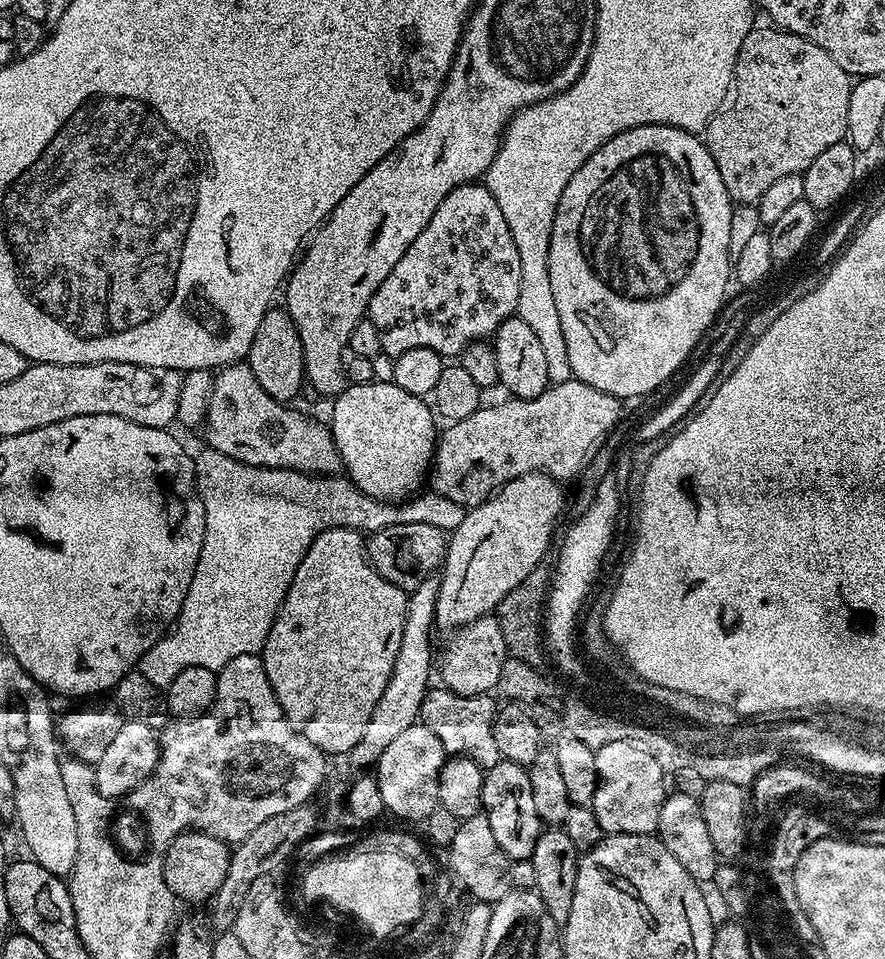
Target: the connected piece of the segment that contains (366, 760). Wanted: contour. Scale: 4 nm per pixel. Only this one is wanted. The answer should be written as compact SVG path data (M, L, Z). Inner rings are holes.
M439 579L423 580L417 588L408 592L408 609L405 625L402 626L402 642L398 645L398 658L394 660L394 670L390 674L390 682L386 682L386 690L382 690L382 698L378 698L378 706L374 706L374 714L370 714L370 722L366 722L366 730L350 753L350 759L364 770L375 765L382 750L398 738L398 734L410 730L410 726L420 719L422 698L430 687L428 679L434 676L434 652L432 656L432 632L436 623L436 599L440 589Z

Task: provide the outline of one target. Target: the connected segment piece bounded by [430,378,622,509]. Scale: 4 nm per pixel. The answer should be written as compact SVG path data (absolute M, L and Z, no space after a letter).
M575 378L561 384L552 384L538 398L504 398L501 404L492 404L489 408L488 405L482 406L470 414L470 418L451 421L445 427L448 429L439 433L430 469L431 491L469 509L487 500L503 484L522 474L544 472L561 482L575 481L592 461L594 454L598 454L598 450L609 443L608 435L615 430L620 420L620 407L620 397L594 390L594 386L586 386L586 382Z

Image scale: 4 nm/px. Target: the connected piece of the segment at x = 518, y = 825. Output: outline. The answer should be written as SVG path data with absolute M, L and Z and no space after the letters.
M501 759L499 764L487 769L482 786L482 802L482 815L490 818L494 839L498 846L502 846L509 860L531 860L542 825L538 810L534 810L534 794L530 790L530 778L525 765L512 764L509 760Z

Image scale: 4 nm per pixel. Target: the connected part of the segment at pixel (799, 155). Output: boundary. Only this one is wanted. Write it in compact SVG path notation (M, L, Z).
M767 26L768 28L760 27L753 27L752 32L746 34L746 42L742 42L742 50L738 50L734 91L731 93L730 103L713 116L711 122L704 127L702 133L706 150L710 150L710 158L714 158L714 166L718 166L718 174L722 174L722 182L726 186L728 196L737 205L755 205L765 194L766 190L774 182L777 182L778 178L804 173L810 166L810 162L814 162L814 158L818 158L818 154L822 154L822 150L841 143L848 134L846 110L850 106L850 90L853 85L848 72L842 70L842 66L838 66L838 62L834 62L834 58L830 58L830 54L826 54L826 50L822 50L822 46L810 42L804 36L799 36L793 32L785 32L784 29L775 26Z

